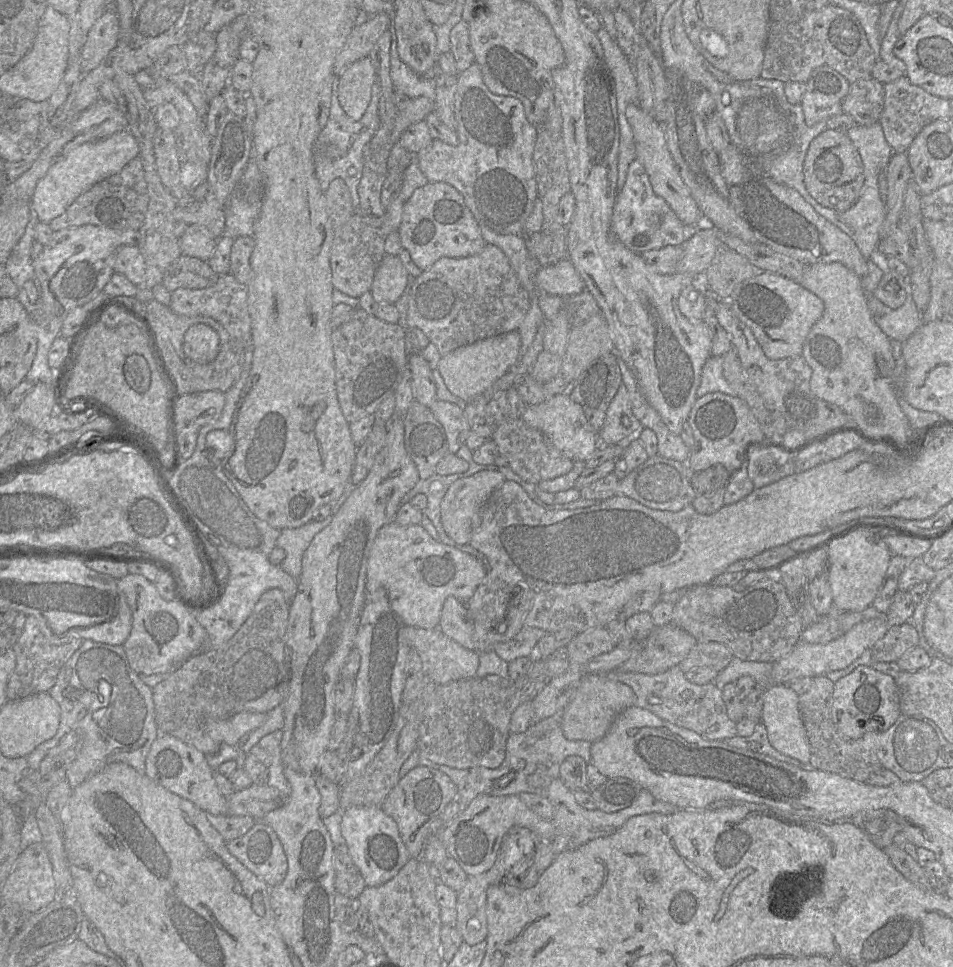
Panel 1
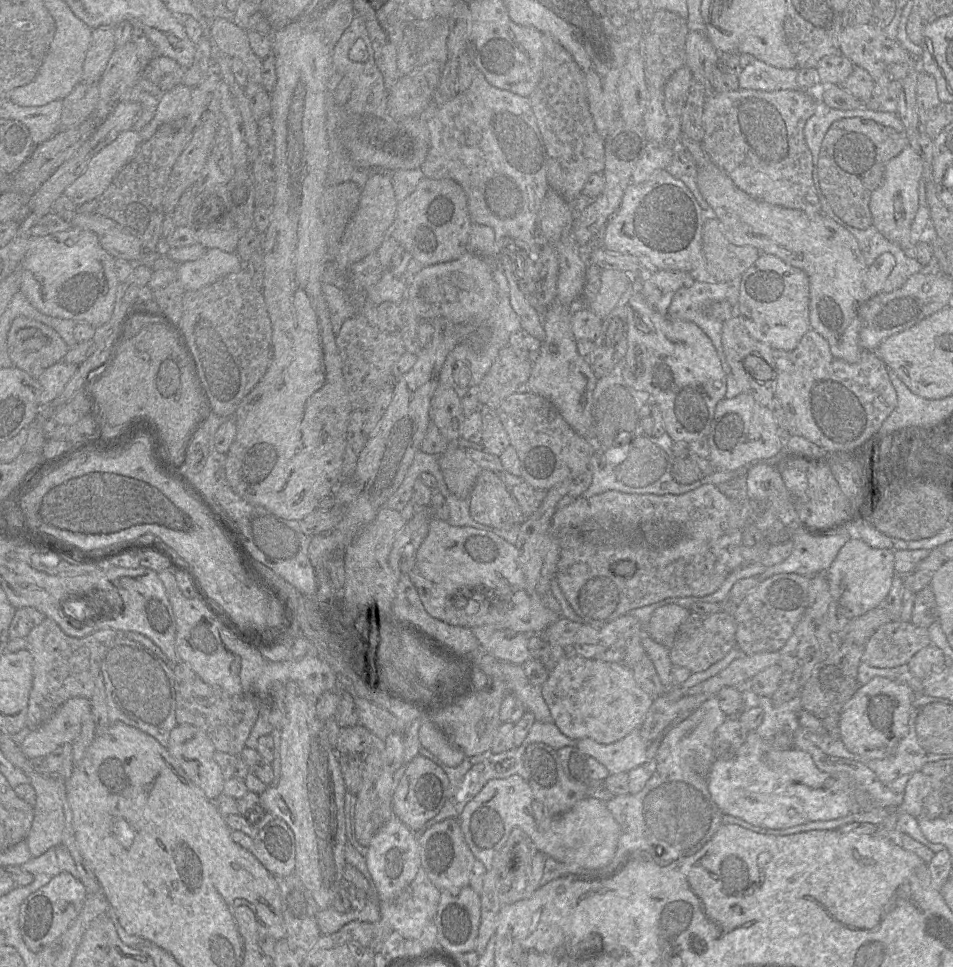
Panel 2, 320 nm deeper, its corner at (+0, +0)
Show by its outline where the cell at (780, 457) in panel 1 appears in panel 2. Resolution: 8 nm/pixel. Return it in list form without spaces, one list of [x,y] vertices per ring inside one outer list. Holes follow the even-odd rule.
[[[793,456],[782,460],[776,467],[786,488],[800,503],[797,511],[802,526],[810,531],[819,532],[847,517],[849,502],[833,478],[829,464],[812,463],[802,457]]]

